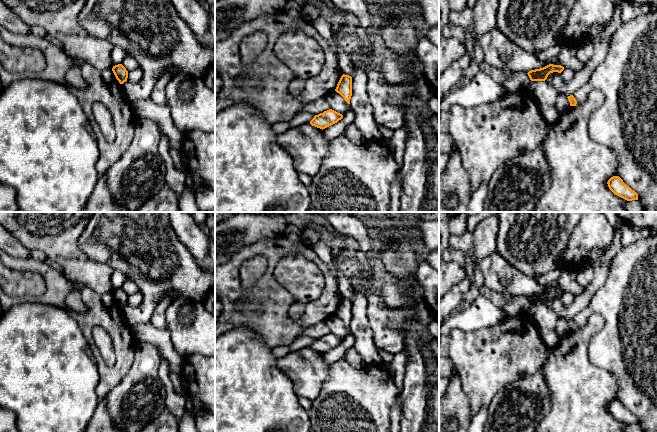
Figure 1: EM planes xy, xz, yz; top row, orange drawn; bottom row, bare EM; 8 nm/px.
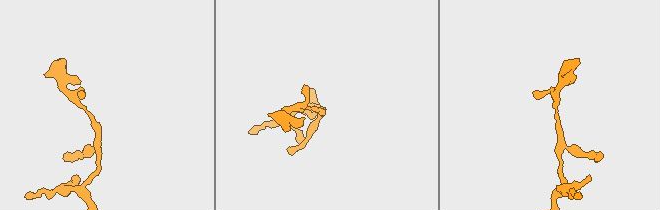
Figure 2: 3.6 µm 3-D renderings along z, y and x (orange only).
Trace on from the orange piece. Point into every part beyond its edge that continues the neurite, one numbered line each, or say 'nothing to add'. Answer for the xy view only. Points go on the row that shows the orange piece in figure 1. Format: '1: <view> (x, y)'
nothing to add

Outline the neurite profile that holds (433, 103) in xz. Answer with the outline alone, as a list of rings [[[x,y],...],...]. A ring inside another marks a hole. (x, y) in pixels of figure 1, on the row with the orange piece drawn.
[[[434,96],[428,102],[429,108],[434,114],[439,115],[439,97]]]

